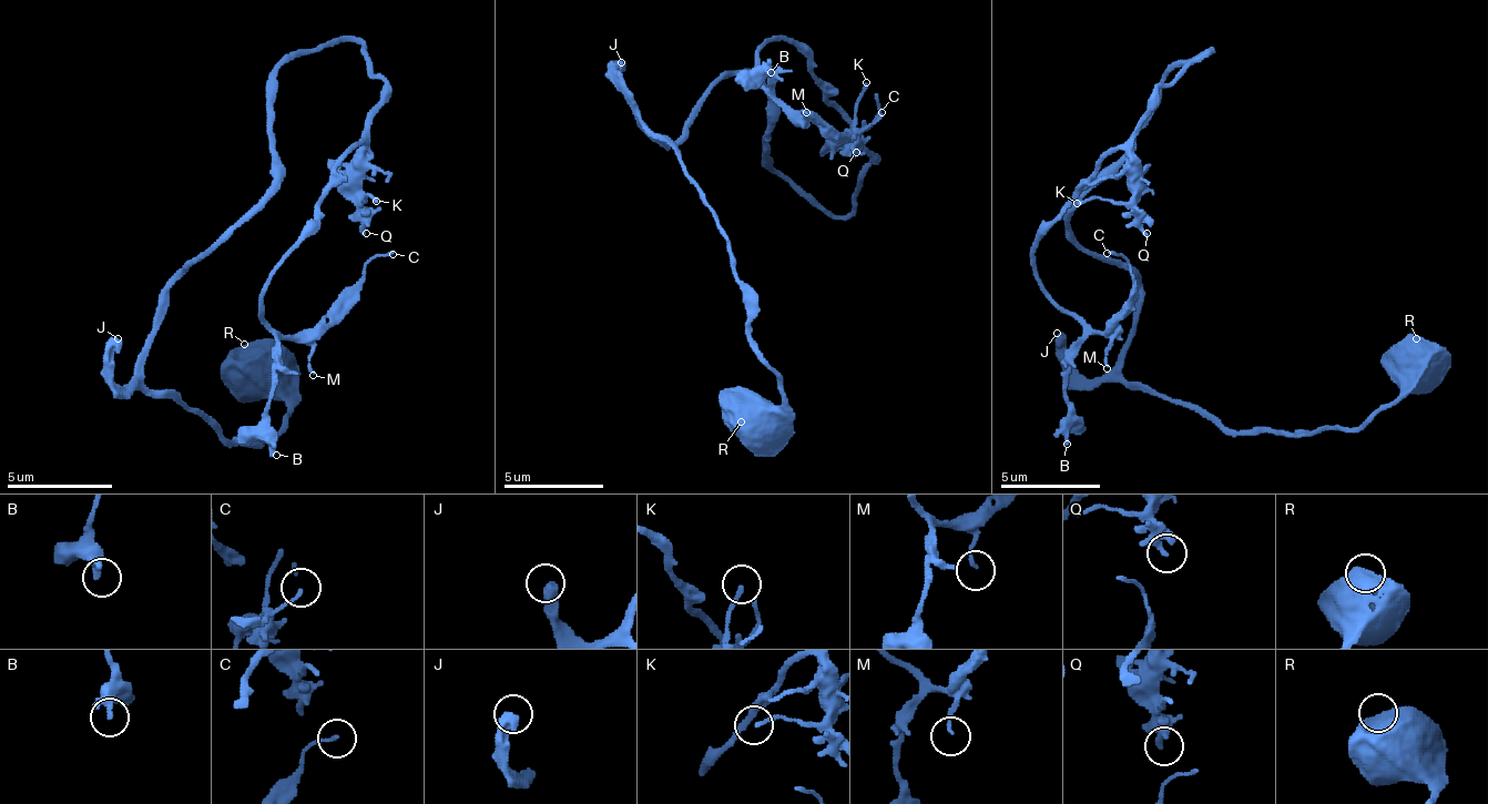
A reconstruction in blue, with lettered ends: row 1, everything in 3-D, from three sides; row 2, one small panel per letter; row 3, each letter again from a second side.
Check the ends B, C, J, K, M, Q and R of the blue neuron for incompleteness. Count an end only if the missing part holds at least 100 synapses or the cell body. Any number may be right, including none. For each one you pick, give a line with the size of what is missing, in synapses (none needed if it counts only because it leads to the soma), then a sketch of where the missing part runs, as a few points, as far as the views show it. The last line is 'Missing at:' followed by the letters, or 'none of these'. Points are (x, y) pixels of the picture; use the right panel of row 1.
J: Roughly 150 synapses. Course of what is missing: (1057, 333), (1061, 243), (1051, 203), (1051, 43), (1037, 18)
Missing at: J

